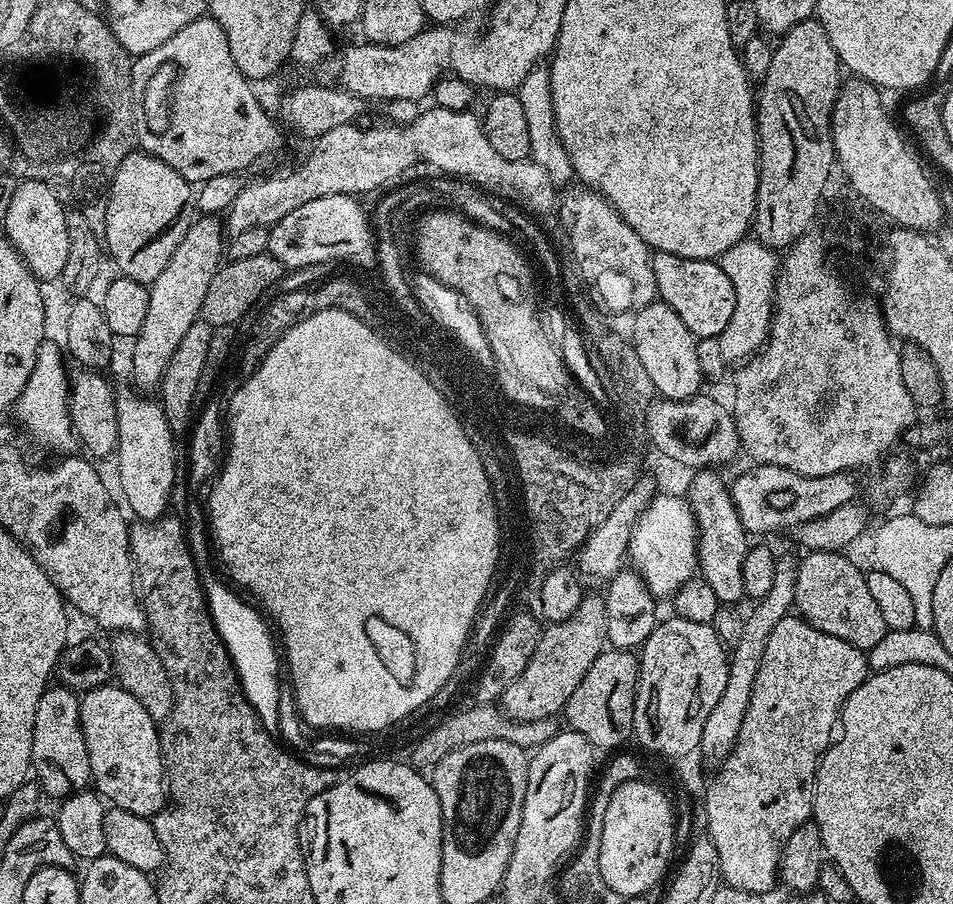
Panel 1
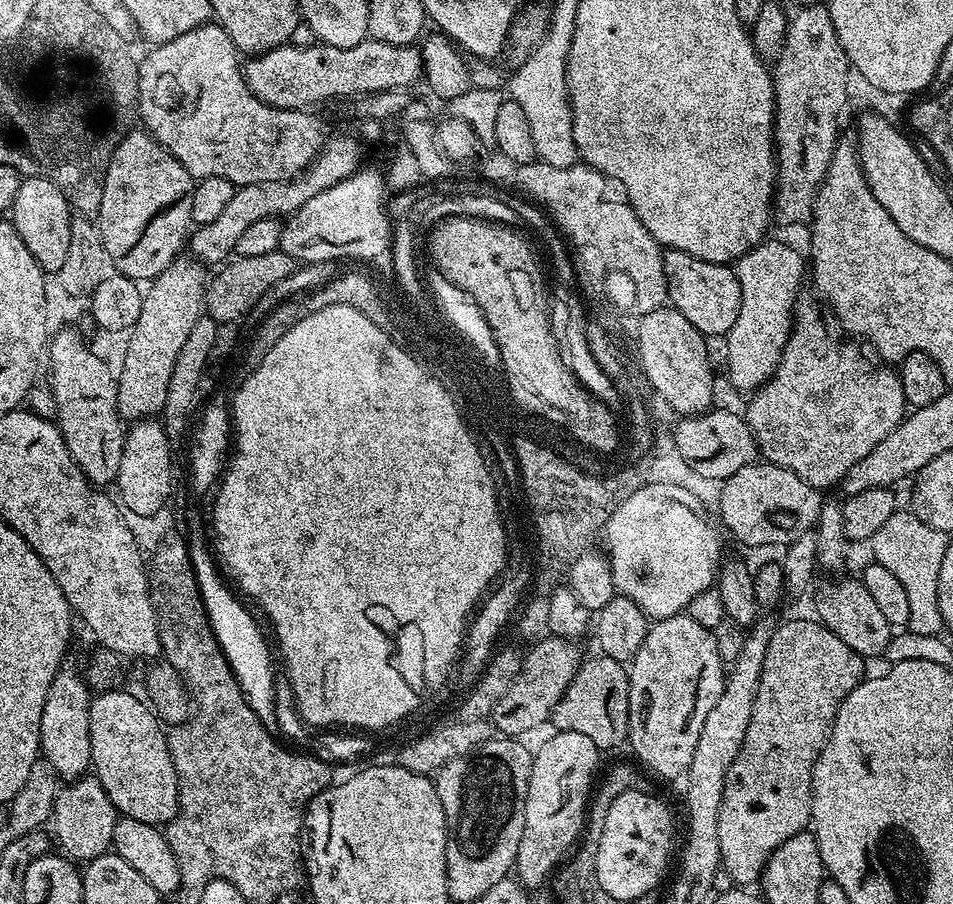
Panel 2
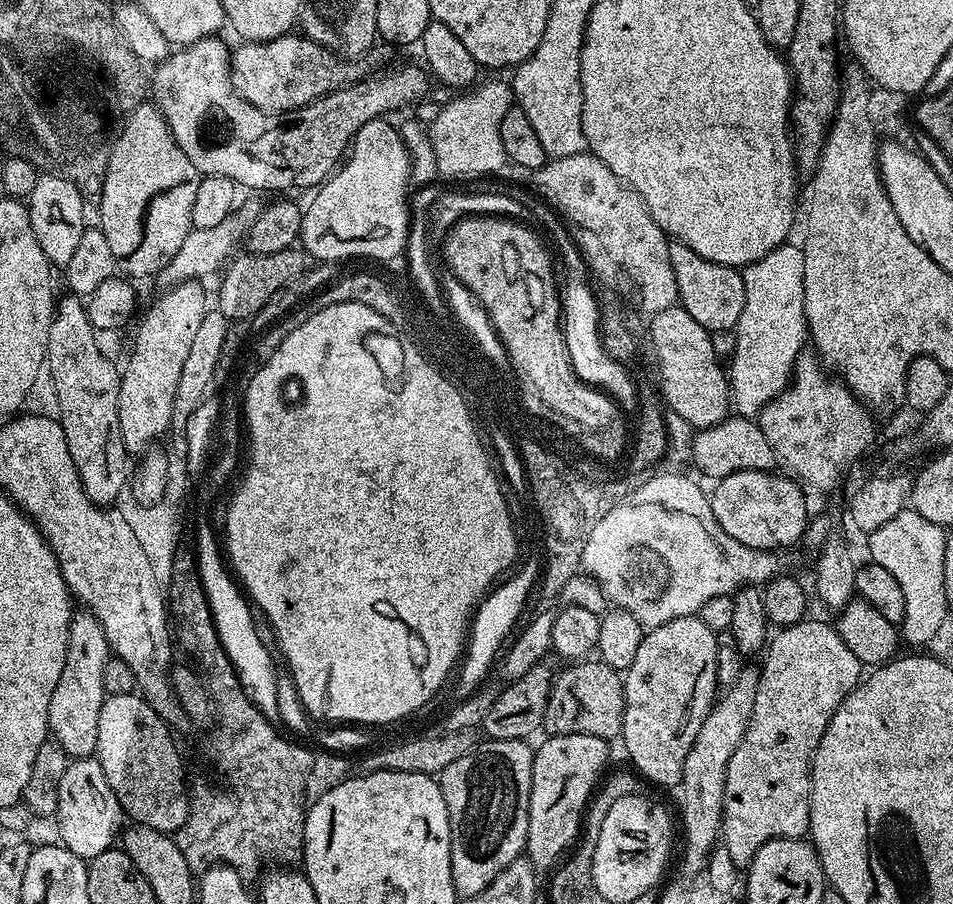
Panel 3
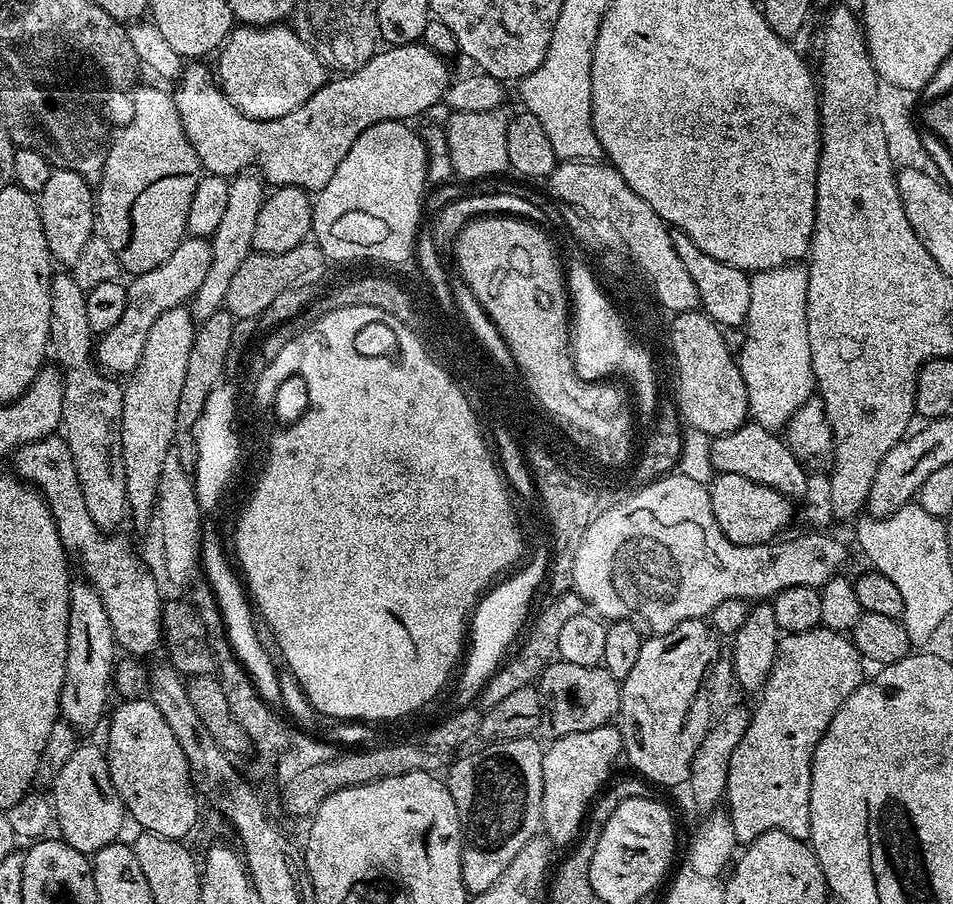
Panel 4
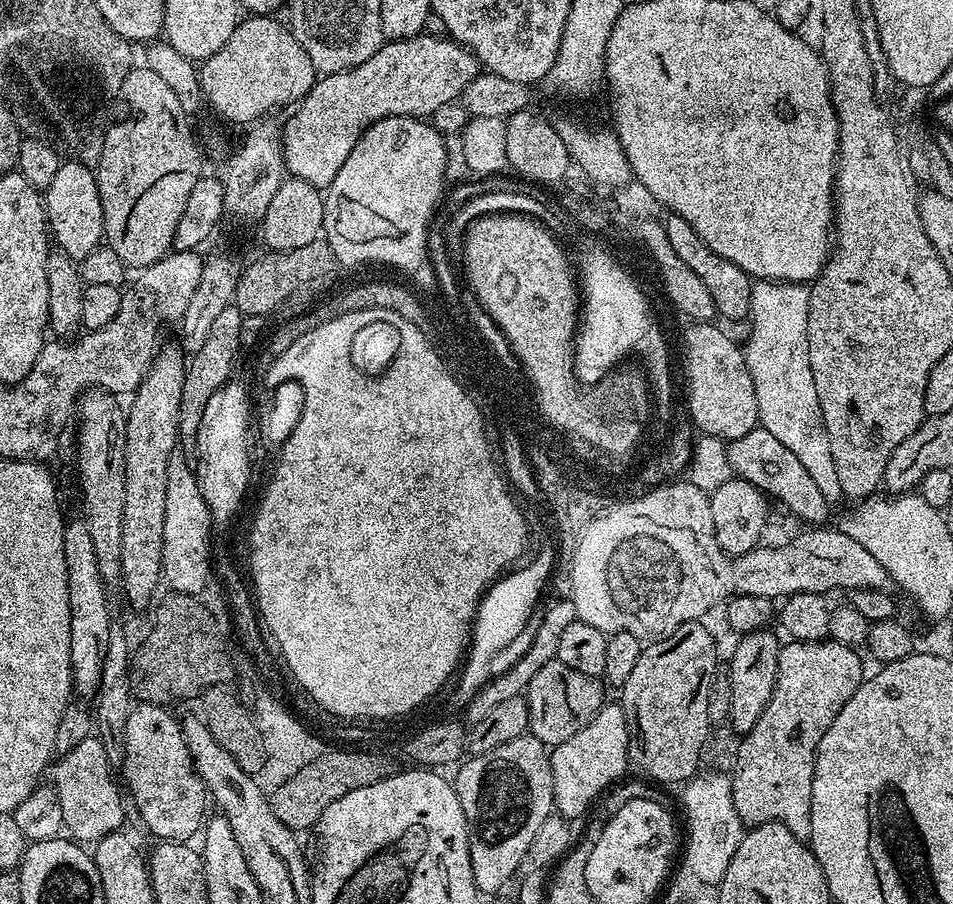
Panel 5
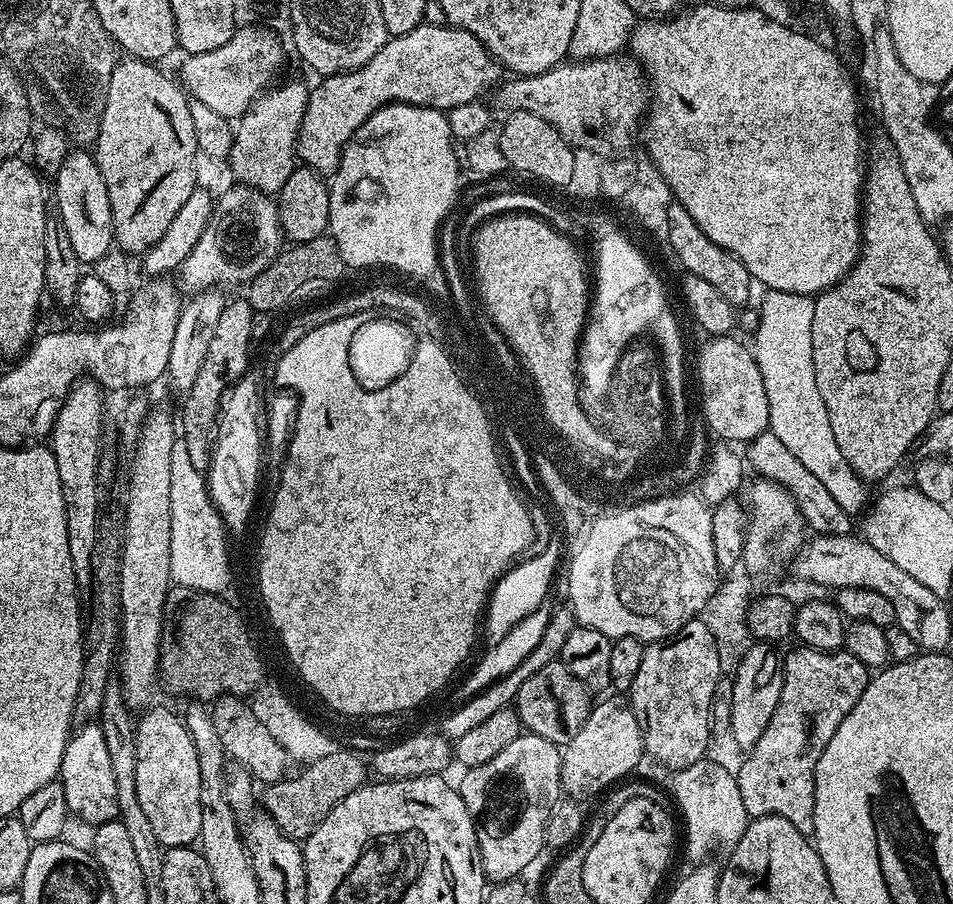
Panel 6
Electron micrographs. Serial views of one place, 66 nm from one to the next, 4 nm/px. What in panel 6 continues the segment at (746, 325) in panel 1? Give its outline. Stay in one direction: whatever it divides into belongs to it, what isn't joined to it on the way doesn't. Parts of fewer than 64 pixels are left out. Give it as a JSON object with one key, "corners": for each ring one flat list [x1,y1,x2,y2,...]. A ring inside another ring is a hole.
{"corners":[[771,290,763,294,764,301,758,304,761,322,754,335,754,355,758,370,762,370,762,382,766,385,766,402,770,406,768,427,774,438,778,438,778,442,782,442,782,446,786,446,786,450,790,450,790,454,794,454,794,458,798,458,798,462,802,462,802,466,822,482,822,486,826,486,826,491,838,501,842,510,849,514,863,513,870,500,869,485,860,479,850,462,842,458,842,450,838,450,838,442,834,442,826,402,822,402,818,382,814,382,814,354,810,346,814,299]]}

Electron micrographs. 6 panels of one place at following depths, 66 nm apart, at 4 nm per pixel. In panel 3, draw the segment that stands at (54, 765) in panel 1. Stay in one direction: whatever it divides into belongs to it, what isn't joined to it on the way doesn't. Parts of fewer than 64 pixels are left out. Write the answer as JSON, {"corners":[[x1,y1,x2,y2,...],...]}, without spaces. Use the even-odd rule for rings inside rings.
{"corners":[[87,610,73,611,68,627,66,662,62,666,62,678,54,686,48,711,48,731,51,739,62,746,69,758,95,757,98,746,98,714,102,710,104,691,104,667,110,659,108,639,94,614]]}

